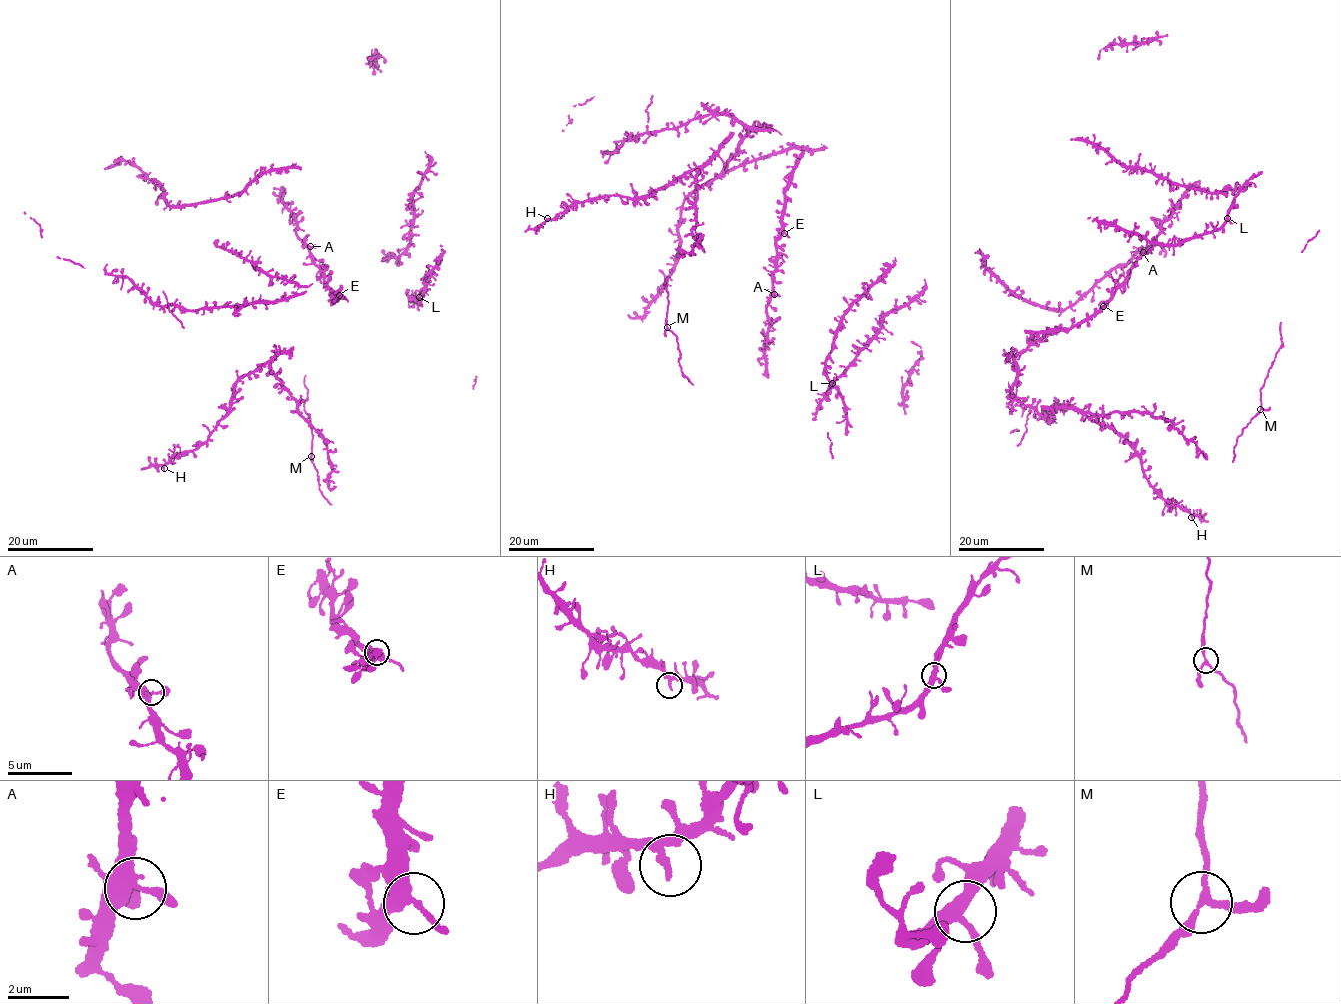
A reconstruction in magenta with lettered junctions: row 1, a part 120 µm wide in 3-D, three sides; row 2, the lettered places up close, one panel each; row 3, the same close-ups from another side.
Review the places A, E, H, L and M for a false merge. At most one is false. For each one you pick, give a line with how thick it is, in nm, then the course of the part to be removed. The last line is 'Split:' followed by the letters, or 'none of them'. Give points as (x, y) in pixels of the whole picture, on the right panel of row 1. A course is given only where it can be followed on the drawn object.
Split: none of them

